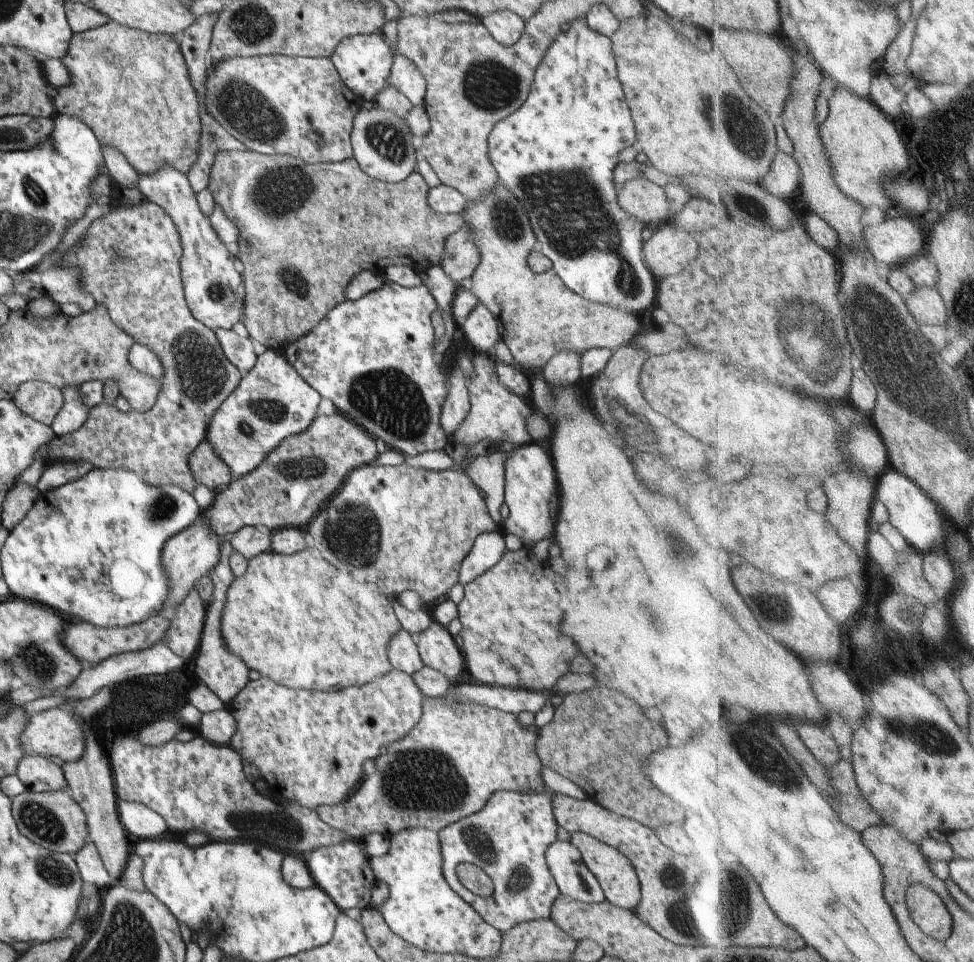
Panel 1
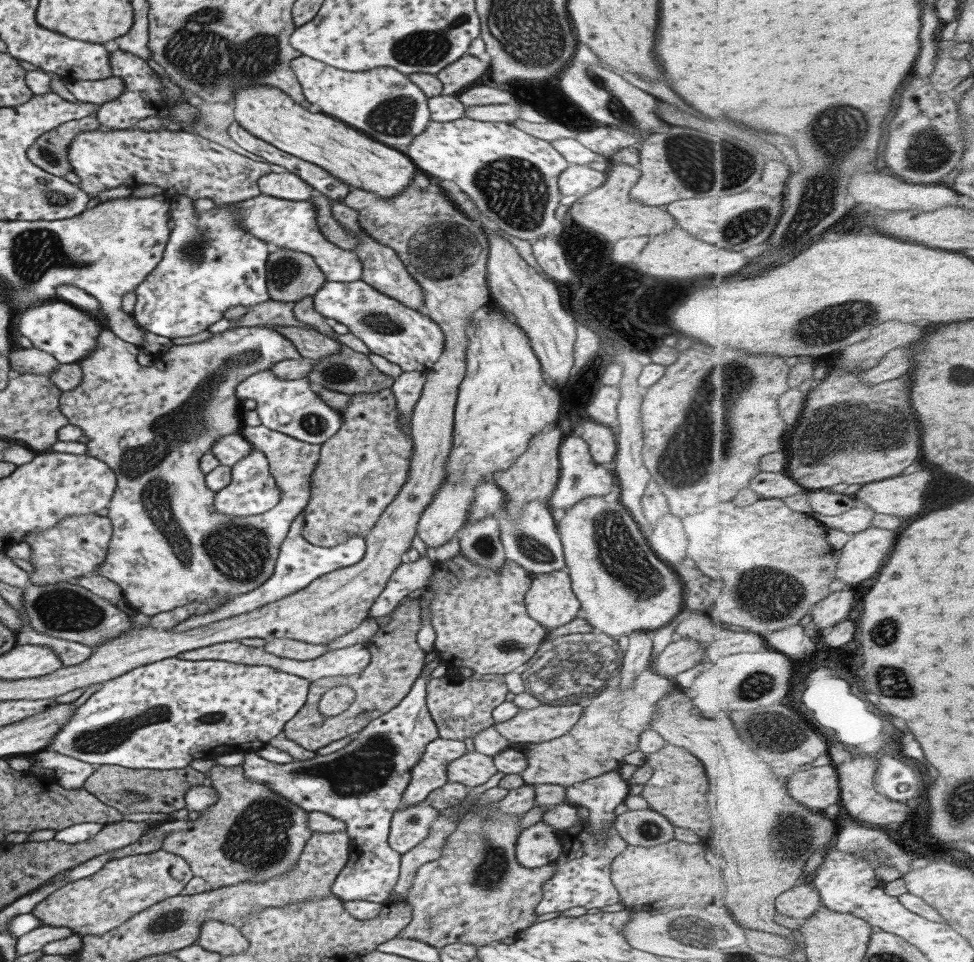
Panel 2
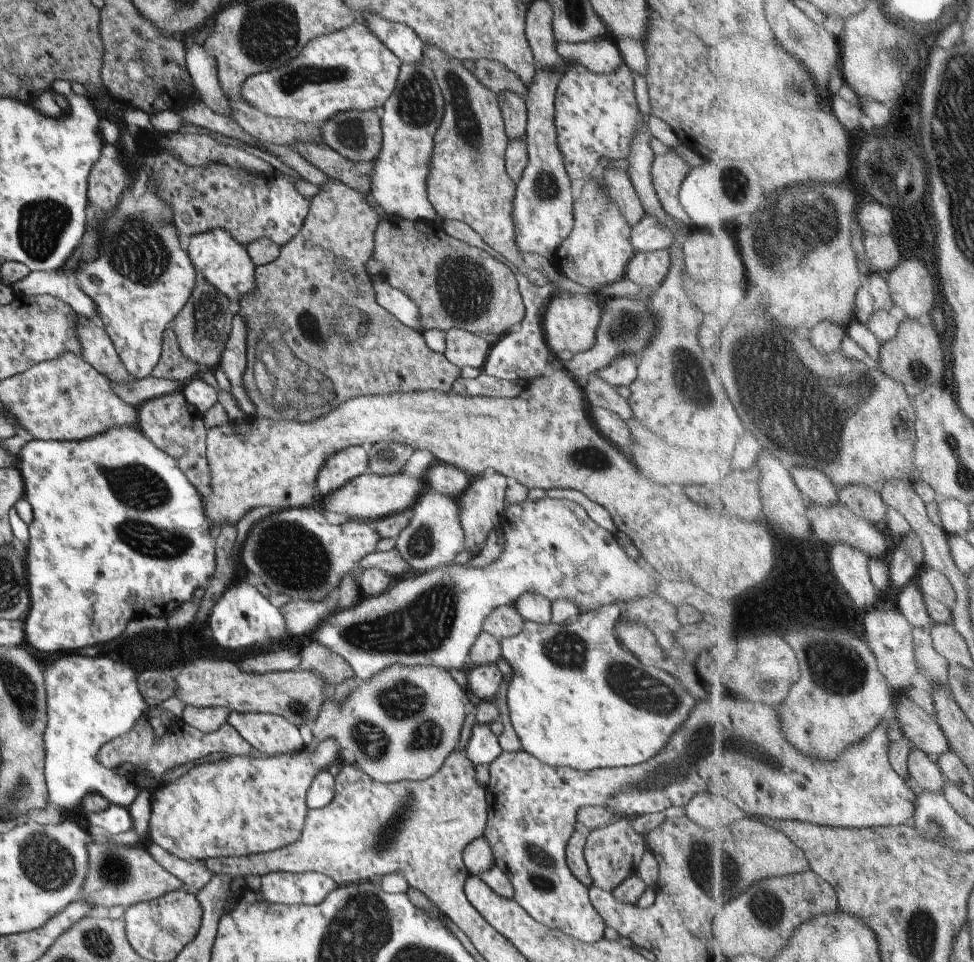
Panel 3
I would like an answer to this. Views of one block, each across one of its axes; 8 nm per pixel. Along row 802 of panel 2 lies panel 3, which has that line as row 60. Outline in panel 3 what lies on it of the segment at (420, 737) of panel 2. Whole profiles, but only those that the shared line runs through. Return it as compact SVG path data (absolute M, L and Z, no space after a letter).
M355 20L351 26L343 30L318 36L309 41L300 54L287 64L269 72L248 76L240 84L238 94L249 106L268 117L321 124L339 111L349 109L379 111L395 88L400 64L400 60L368 31L362 22Z

